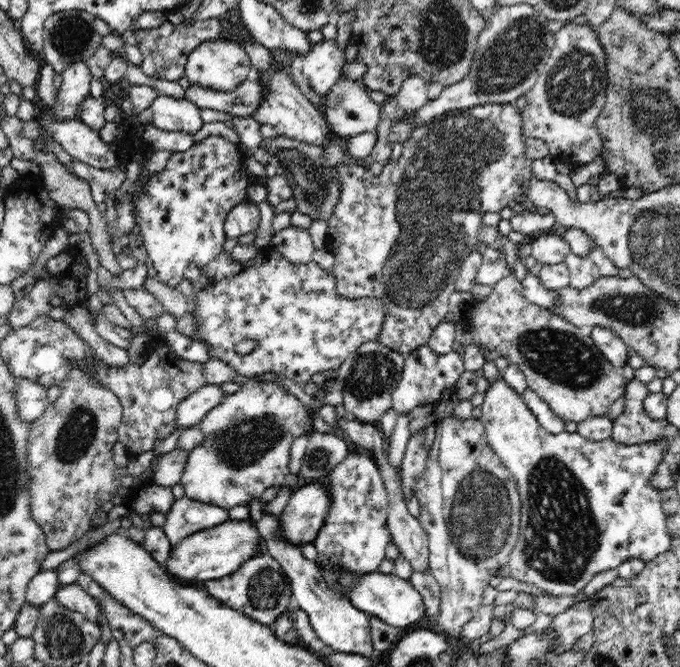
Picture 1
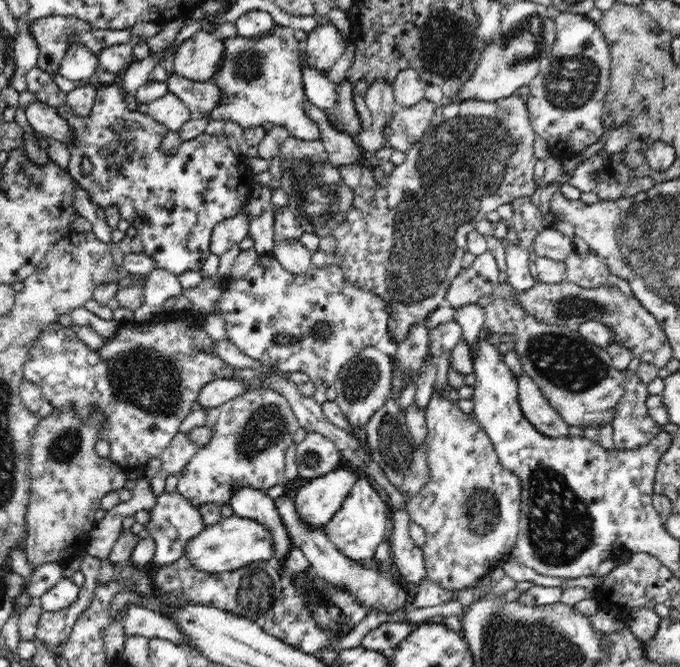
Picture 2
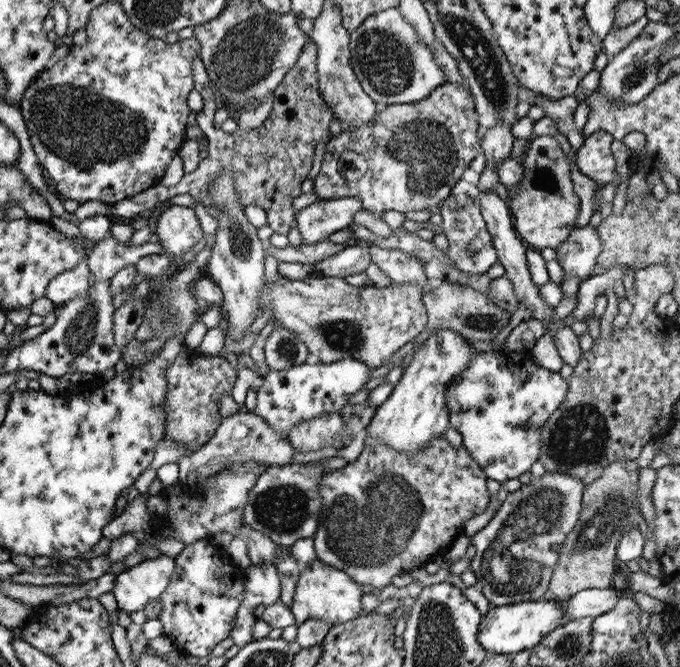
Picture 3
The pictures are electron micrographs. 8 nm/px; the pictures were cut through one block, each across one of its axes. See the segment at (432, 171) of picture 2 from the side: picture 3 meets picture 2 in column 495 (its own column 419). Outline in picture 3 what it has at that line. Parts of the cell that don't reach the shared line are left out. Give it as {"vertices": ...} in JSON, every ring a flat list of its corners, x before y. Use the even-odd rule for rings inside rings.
{"vertices":[[441,84,425,100,377,108,373,120,361,126,343,124,341,132,327,142,319,176,313,180,313,192,321,200,357,198,363,212,371,212,381,220,385,212,425,212,439,206,453,192,477,154,481,154,481,128,471,94,457,84]]}

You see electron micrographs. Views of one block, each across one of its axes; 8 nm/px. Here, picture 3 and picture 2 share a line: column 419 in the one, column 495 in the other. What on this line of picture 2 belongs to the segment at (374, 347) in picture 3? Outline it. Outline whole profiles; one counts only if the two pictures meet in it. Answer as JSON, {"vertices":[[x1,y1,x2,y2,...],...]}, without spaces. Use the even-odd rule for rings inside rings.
{"vertices":[[510,282,498,284,490,294,494,302,486,306,486,328,490,334,516,334,518,342,512,346,524,366,526,376,530,376,538,388,542,388,550,406,558,410,566,424,578,428,600,430,612,424,616,418,616,406,626,394,626,380,630,370,618,370,612,366,608,352,582,338,576,328,564,328,556,324,542,324,532,316,524,314,520,308,512,306,512,286]]}

